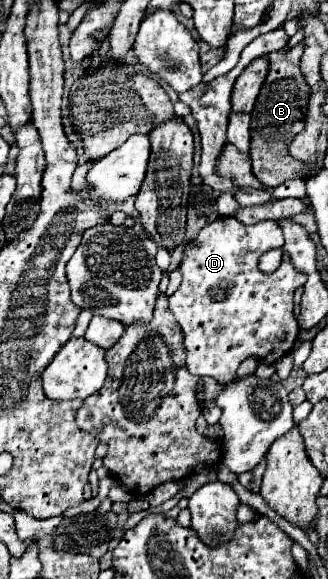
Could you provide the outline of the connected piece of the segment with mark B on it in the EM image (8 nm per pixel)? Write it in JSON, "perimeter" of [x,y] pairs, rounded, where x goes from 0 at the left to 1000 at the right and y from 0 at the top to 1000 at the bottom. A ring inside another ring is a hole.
{"perimeter":[[[909,76],[890,86],[854,86],[817,93],[817,100],[829,104],[829,117],[768,190],[768,214],[762,214],[768,290],[780,307],[811,325],[841,325],[860,314],[915,304],[915,297],[939,290],[939,283],[915,283],[909,276],[890,276],[890,269],[878,269],[878,249],[909,231],[909,225],[927,221],[927,200],[939,190],[939,166],[945,166],[945,152],[909,114],[915,97],[921,97],[921,76]]]}

